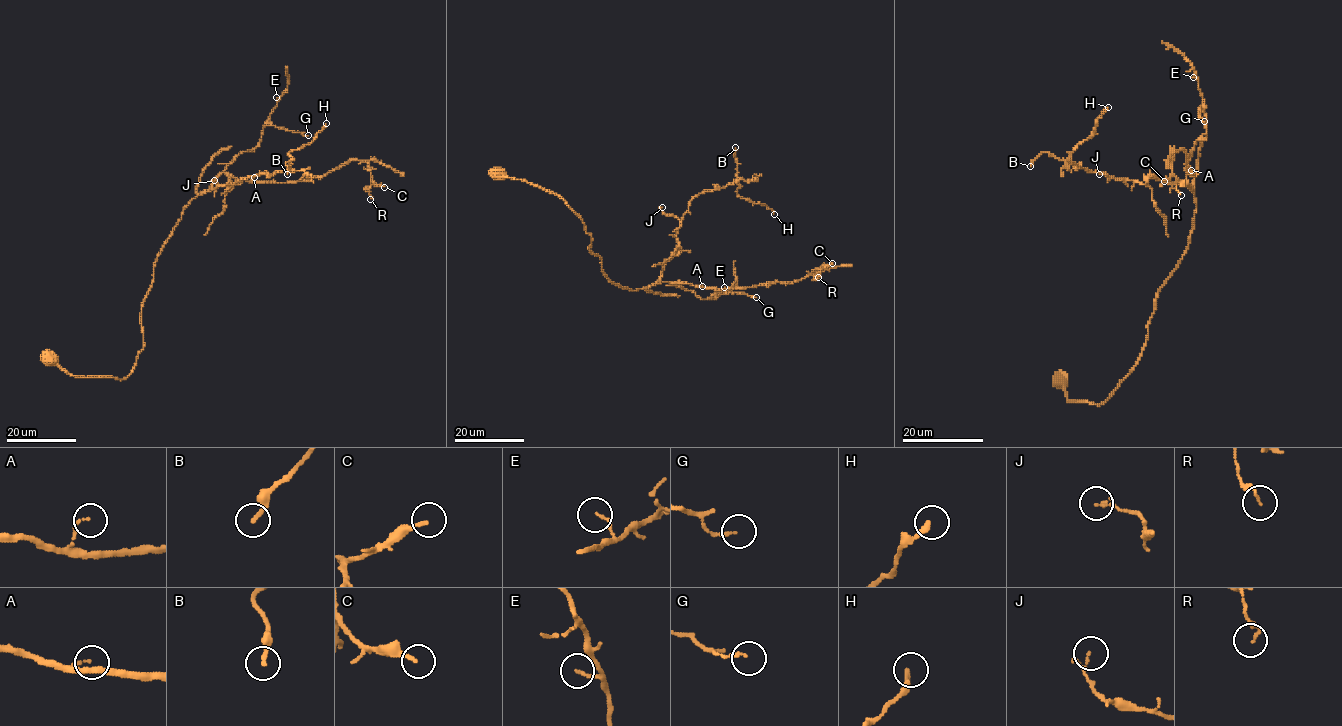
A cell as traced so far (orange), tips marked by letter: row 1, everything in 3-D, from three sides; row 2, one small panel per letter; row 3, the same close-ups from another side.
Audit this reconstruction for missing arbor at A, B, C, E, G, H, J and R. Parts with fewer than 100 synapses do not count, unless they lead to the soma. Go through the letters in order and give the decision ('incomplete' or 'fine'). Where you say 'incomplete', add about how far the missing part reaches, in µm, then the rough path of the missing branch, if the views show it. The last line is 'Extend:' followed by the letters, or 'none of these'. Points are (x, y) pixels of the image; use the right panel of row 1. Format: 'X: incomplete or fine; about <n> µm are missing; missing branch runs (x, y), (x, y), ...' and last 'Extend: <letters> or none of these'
A: fine
B: fine
C: fine
E: fine
G: fine
H: fine
J: fine
R: fine
Extend: none of these

